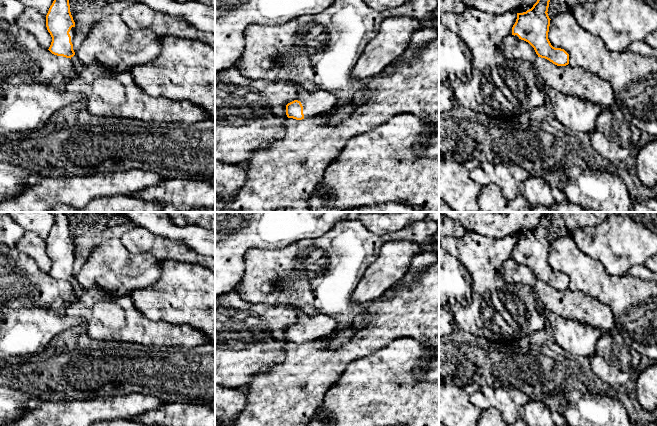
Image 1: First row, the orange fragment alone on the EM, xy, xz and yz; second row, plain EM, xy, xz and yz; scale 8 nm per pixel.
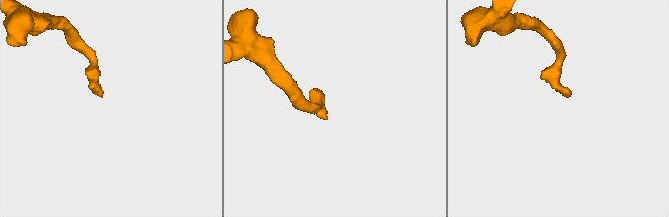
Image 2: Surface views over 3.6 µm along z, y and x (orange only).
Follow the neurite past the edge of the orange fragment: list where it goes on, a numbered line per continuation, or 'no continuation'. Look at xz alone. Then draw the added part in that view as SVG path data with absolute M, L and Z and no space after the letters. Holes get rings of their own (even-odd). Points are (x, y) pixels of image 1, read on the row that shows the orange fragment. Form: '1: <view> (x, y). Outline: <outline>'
1: xz (316, 102). Outline: M296 85L297 100L303 106L304 118L324 114L333 109L337 102L337 96L320 89L306 91L303 87Z

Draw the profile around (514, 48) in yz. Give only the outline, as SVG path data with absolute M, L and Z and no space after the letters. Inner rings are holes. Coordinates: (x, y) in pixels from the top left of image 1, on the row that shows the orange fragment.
M509 35L503 39L502 55L507 60L527 60L534 64L542 83L562 94L599 104L603 109L614 103L611 84L580 67L557 66L539 57L526 41Z

